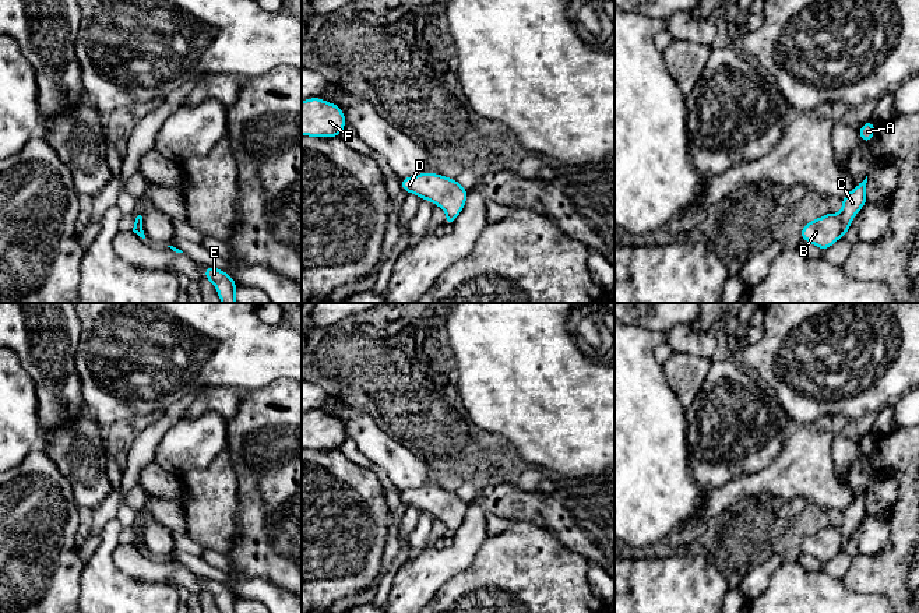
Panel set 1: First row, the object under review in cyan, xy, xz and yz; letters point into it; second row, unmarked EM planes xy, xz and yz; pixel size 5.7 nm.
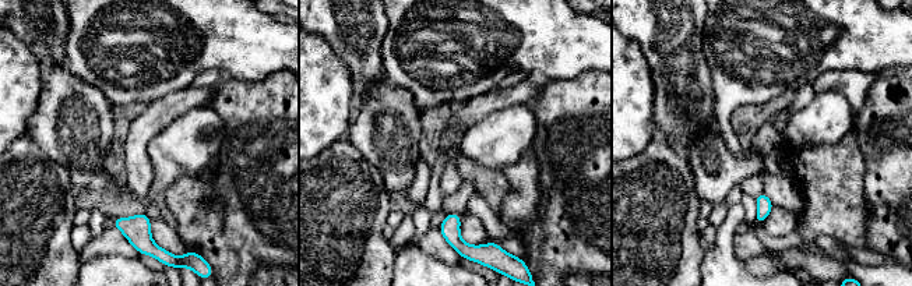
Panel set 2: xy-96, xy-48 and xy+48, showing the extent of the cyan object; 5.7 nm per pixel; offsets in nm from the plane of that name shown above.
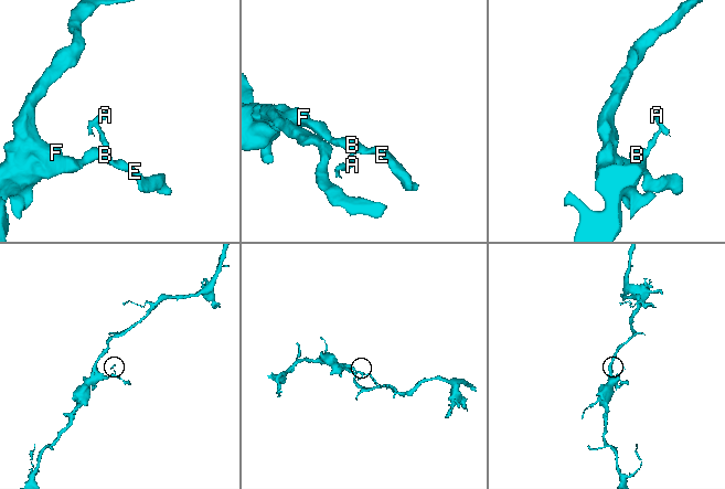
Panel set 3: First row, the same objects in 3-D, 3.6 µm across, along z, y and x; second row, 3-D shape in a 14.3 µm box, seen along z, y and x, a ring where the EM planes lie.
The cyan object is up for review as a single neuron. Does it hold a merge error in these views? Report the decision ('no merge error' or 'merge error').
merge error

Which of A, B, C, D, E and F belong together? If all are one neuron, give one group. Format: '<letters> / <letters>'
A C / B D E F

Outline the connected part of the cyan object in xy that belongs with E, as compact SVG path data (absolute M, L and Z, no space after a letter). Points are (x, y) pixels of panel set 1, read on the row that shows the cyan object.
M207 265L204 276L215 285L222 303L236 303L235 290L237 285L232 276L211 265Z

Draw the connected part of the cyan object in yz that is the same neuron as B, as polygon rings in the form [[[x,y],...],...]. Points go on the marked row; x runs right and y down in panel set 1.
[[[827,215],[806,223],[800,232],[800,239],[816,244],[821,251],[831,247],[841,237],[839,215]]]

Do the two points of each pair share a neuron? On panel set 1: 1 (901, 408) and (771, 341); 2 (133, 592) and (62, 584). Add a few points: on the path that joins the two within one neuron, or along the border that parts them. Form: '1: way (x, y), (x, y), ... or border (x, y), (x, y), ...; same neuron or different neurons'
1: border (904, 394), (893, 405), (894, 429); different neurons
2: border (85, 562), (81, 570), (81, 592), (78, 598); different neurons

